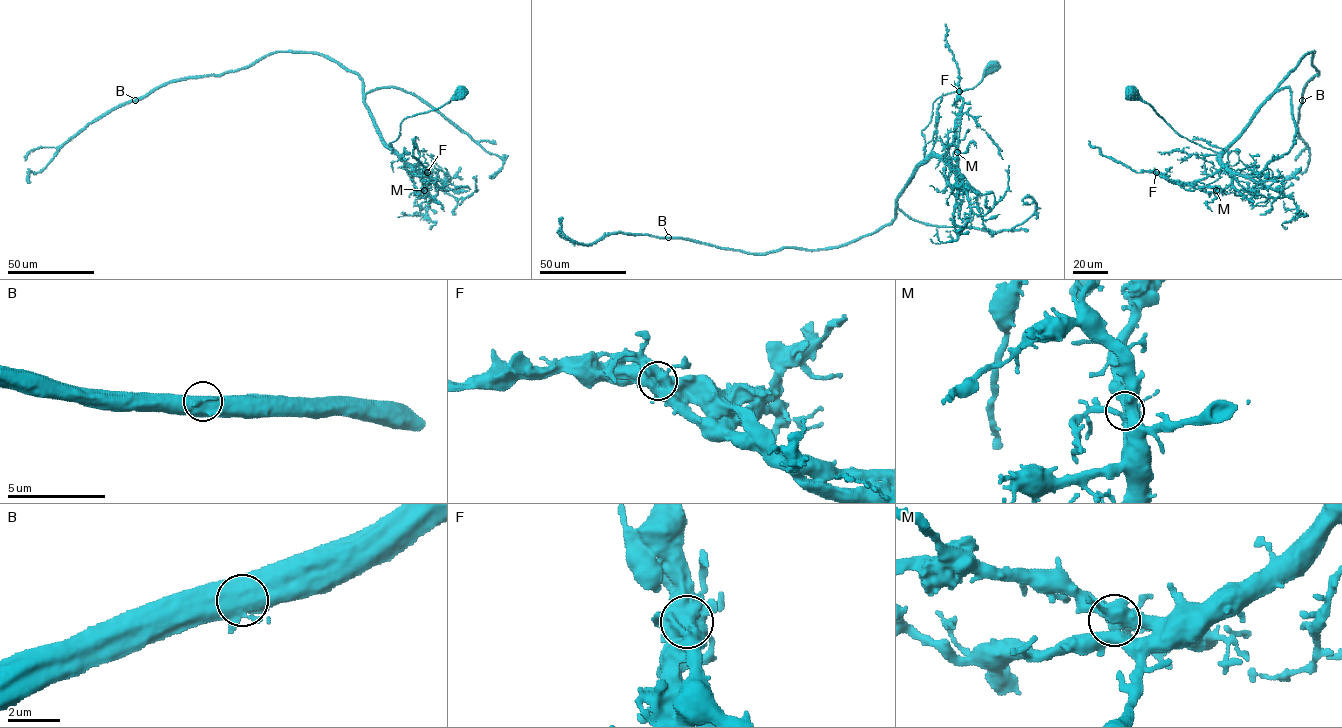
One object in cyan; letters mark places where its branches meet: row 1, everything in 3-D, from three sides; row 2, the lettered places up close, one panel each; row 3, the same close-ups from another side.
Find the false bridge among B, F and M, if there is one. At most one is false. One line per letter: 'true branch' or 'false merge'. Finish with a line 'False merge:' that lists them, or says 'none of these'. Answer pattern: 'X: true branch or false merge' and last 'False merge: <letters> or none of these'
B: true branch
F: false merge
M: true branch
False merge: F

